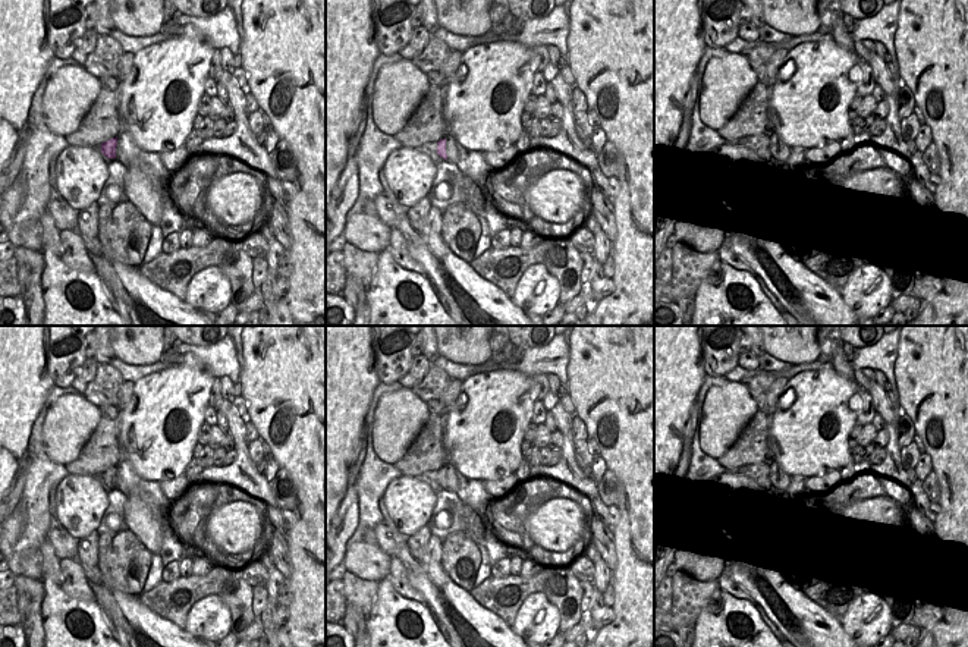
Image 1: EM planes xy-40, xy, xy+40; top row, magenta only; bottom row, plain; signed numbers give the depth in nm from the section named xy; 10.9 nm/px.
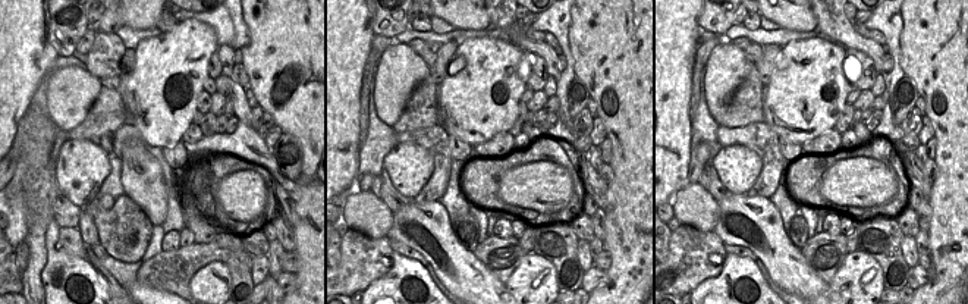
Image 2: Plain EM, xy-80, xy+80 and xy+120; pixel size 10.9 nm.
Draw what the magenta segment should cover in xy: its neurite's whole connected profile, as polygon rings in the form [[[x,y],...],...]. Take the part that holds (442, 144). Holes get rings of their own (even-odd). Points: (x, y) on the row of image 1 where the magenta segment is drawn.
[[[447,136],[437,142],[437,154],[450,163],[458,160],[458,147],[453,136]]]

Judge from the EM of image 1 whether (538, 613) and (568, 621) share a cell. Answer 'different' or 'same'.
different

